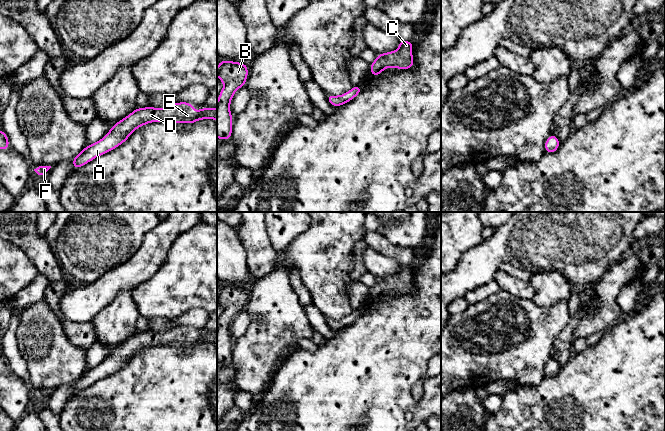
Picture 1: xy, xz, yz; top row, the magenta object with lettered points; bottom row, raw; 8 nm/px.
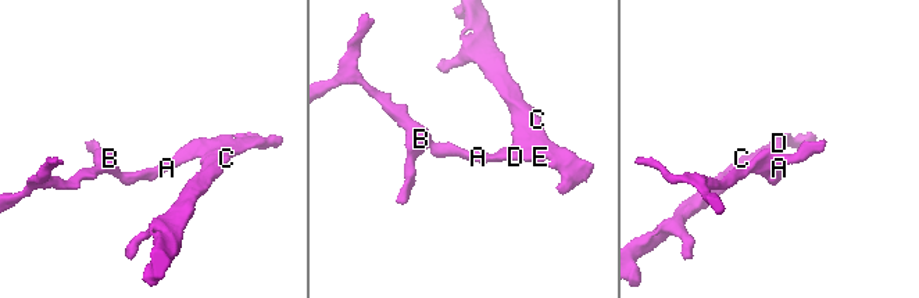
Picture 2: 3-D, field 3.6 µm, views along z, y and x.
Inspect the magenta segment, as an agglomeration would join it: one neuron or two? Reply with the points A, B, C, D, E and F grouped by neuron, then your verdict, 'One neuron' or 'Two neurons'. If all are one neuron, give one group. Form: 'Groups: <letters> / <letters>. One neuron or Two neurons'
Groups: A B C D E F. One neuron

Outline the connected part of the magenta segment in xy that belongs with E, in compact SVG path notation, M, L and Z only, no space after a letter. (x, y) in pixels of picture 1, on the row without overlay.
M189 326L174 327L163 333L157 333L152 330L137 332L127 341L114 348L102 363L83 372L73 382L73 392L77 394L82 389L91 386L94 382L117 372L142 349L150 346L192 348L202 343L217 344L217 332L205 331L195 335L193 329Z

